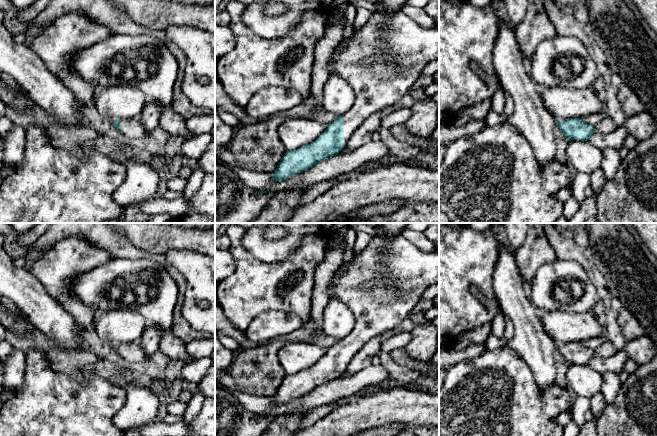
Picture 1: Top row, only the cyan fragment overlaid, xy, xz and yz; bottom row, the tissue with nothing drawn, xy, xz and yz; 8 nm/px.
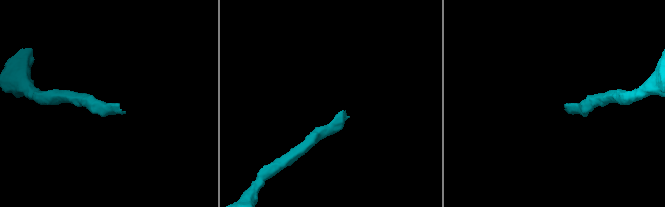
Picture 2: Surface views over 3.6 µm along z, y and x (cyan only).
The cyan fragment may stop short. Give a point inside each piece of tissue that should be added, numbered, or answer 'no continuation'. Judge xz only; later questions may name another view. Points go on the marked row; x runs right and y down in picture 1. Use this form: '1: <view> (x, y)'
1: xz (382, 60)

